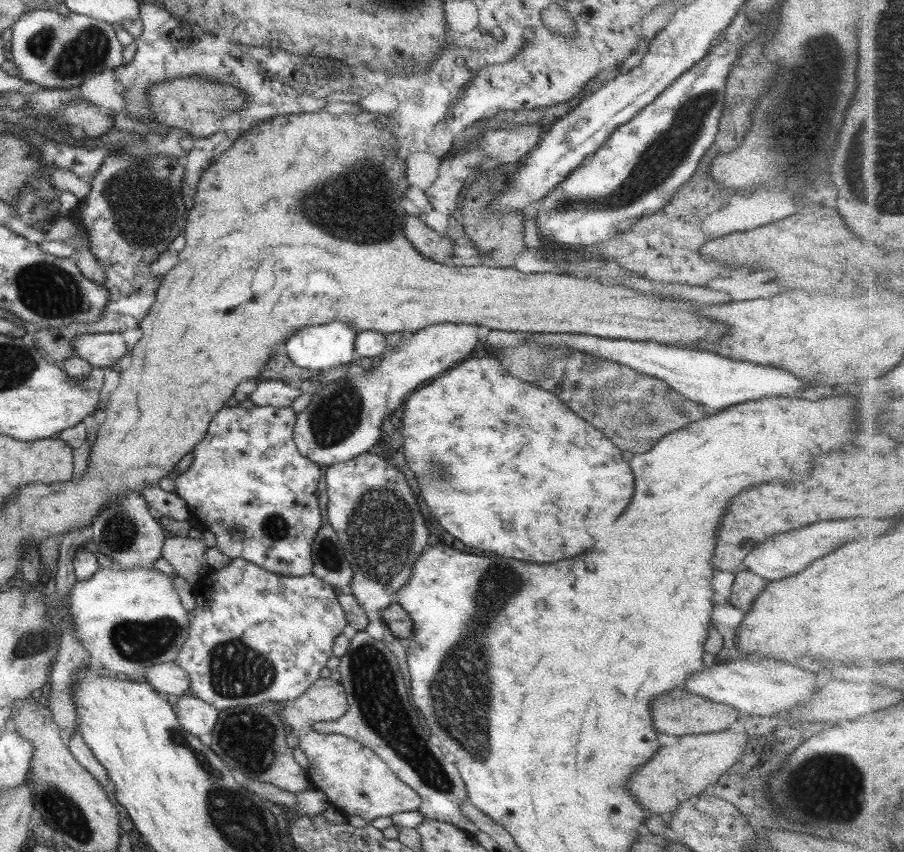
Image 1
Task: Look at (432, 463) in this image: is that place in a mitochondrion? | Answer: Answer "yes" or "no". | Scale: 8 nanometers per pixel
yes

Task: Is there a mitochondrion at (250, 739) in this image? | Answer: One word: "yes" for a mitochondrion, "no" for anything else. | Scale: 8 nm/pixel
yes

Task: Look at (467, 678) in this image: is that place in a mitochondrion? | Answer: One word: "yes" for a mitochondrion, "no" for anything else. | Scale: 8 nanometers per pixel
yes

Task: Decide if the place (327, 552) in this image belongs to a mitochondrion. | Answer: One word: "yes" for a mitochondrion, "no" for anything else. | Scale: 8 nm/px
yes

